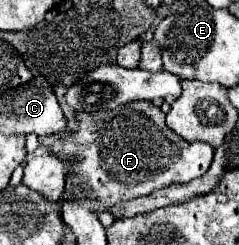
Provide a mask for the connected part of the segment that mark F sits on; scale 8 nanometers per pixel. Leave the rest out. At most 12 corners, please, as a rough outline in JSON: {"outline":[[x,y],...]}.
{"outline":[[147,100],[39,138],[105,206],[191,182],[213,146]]}

